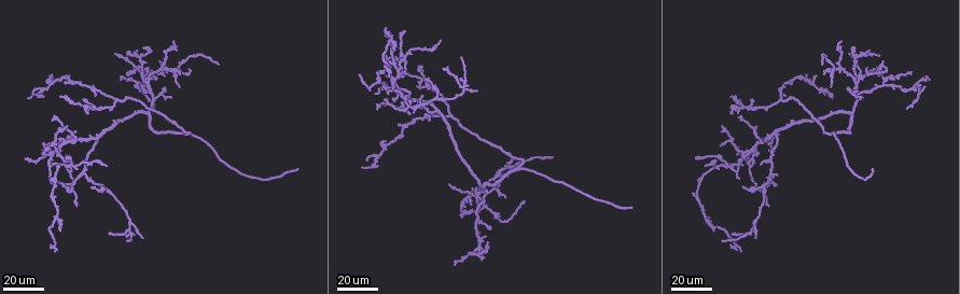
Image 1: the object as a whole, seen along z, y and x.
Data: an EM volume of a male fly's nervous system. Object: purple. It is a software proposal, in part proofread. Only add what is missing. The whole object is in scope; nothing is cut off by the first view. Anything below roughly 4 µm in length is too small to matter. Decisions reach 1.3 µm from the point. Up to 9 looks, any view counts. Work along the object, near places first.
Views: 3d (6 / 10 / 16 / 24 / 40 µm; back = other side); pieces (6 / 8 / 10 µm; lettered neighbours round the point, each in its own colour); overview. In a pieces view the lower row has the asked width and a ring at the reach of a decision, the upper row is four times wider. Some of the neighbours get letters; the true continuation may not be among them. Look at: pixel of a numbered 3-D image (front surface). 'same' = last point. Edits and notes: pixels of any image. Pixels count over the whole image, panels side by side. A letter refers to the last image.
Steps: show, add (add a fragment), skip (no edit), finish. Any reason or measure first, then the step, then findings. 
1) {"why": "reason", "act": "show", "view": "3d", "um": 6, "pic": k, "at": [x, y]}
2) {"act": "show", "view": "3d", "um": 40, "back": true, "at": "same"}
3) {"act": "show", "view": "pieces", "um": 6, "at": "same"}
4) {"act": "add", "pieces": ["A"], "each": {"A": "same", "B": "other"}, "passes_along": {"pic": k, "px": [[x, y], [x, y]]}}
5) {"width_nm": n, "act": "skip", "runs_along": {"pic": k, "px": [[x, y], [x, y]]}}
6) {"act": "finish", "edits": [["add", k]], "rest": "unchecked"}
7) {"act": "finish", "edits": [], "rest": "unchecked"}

{"why": "branch stops here", "act": "show", "view": "3d", "um": 24, "pic": 1, "at": [52, 163]}

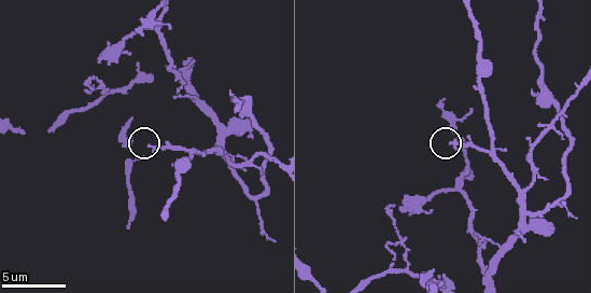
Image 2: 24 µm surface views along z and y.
{"why": "see the neighbours", "act": "show", "view": "pieces", "um": 8, "pic": 2, "at": [152, 147]}

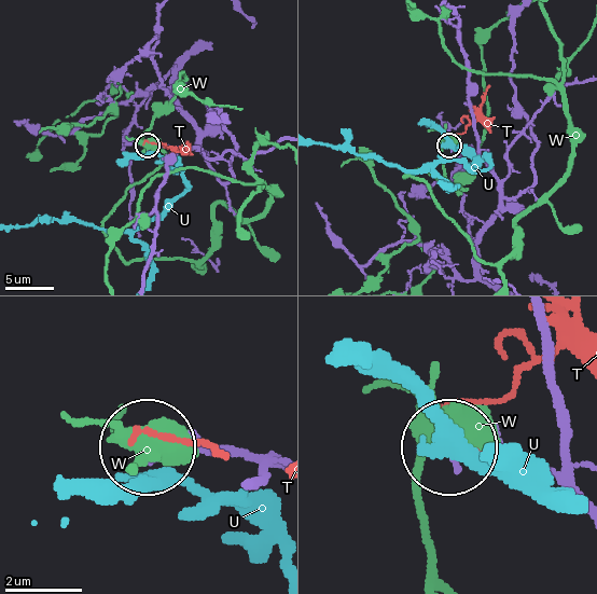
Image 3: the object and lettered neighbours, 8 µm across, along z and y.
{"act": "skip", "each": {"T": "other", "U": "other", "W": "other"}, "found": "no lettered fragment goes on from it"}

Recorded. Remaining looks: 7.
{"why": "branch stops here", "act": "show", "view": "3d", "um": 24, "pic": 1, "at": [385, 98]}

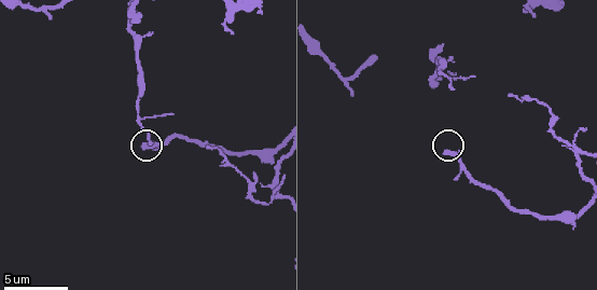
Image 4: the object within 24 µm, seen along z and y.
{"act": "show", "view": "pieces", "um": 6, "pic": 4, "at": [144, 145]}

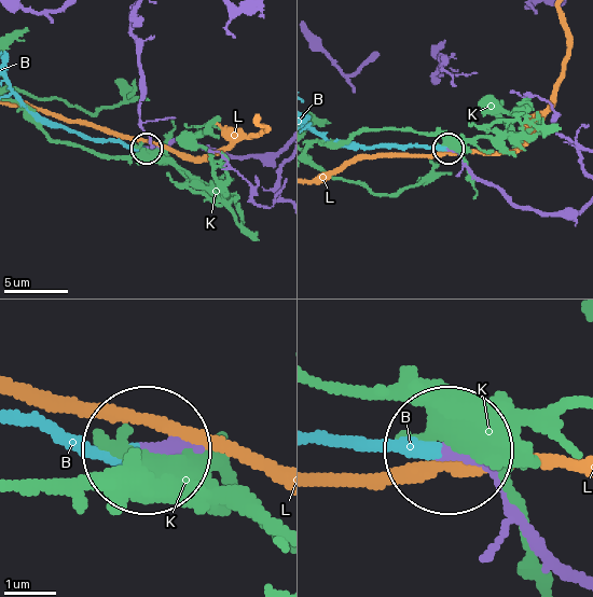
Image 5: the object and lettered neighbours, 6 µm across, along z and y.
{"width_nm": 320, "act": "add", "pieces": ["B"], "each": {"B": "same", "K": "other", "L": "other"}, "passes_along": {"pic": 5, "px": [[175, 140], [130, 149], [88, 139], [46, 125], [14, 91]]}, "found": "the neuron continues"}

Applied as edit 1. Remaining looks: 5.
{"act": "show", "view": "overview"}

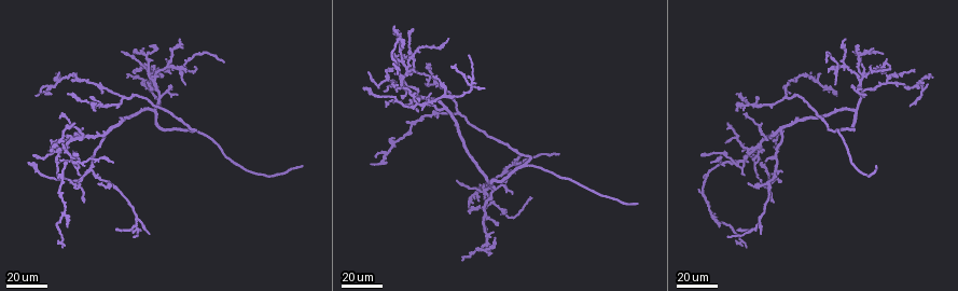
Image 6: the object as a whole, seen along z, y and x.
{"why": "thin end", "act": "show", "view": "3d", "um": 40, "pic": 6, "at": [764, 161]}

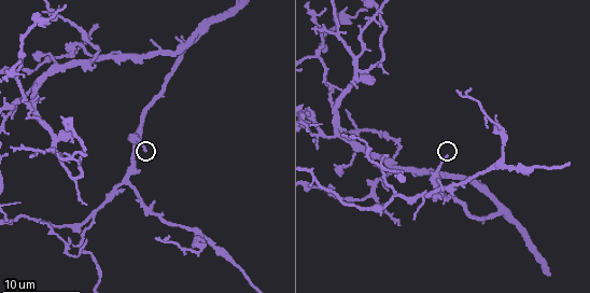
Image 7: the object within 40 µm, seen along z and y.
{"act": "show", "view": "pieces", "um": 8, "pic": 7, "at": [145, 149]}

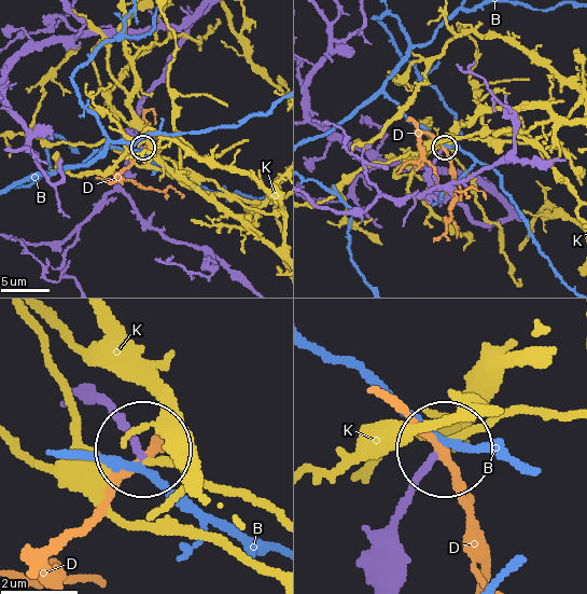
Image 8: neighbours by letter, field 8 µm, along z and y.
{"act": "skip", "each": {"B": "other", "D": "other", "K": "other"}, "runs_along": {"pic": 8, "px": [[97, 394], [142, 451]]}, "found": "no lettered fragment goes on from it"}

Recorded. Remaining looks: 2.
{"why": "thick end", "act": "show", "view": "pieces", "um": 6, "pic": 7, "at": [397, 222]}

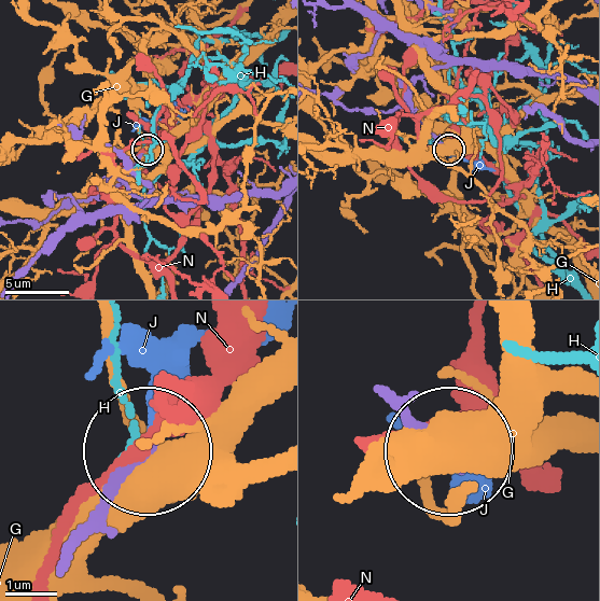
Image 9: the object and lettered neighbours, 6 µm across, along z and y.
{"act": "add", "pieces": ["J"], "each": {"G": "other", "H": "other", "J": "same", "N": "other"}, "found": "it goes on there"}

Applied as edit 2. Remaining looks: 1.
{"act": "finish", "edits": [["add", 5], ["add", 9]], "rest": "unchecked"}

